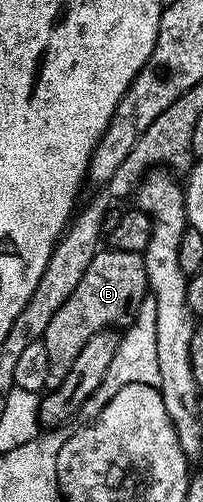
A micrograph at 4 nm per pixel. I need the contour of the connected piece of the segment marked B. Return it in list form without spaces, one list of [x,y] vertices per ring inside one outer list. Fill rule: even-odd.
[[[106,247],[98,250],[95,258],[91,258],[91,266],[75,286],[75,291],[59,310],[55,310],[55,318],[47,326],[44,342],[47,346],[47,382],[46,389],[59,386],[63,378],[67,378],[67,370],[75,363],[79,350],[87,343],[91,334],[106,330],[121,330],[132,324],[141,303],[147,299],[149,279],[145,269],[145,258],[142,253],[128,252],[118,248]]]

